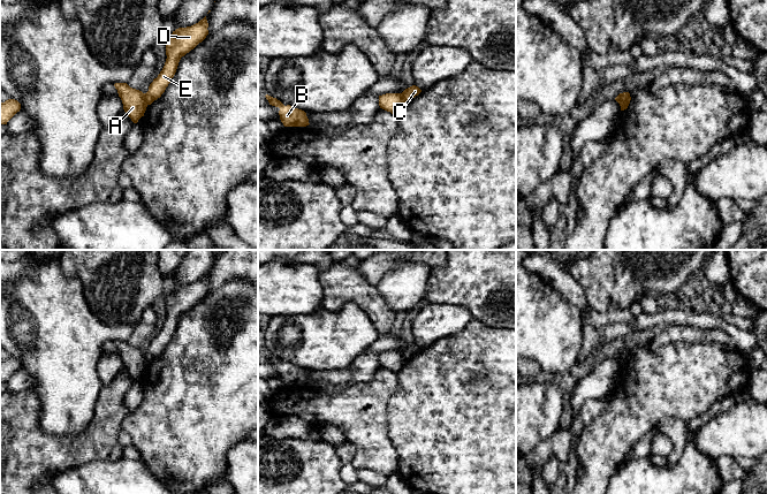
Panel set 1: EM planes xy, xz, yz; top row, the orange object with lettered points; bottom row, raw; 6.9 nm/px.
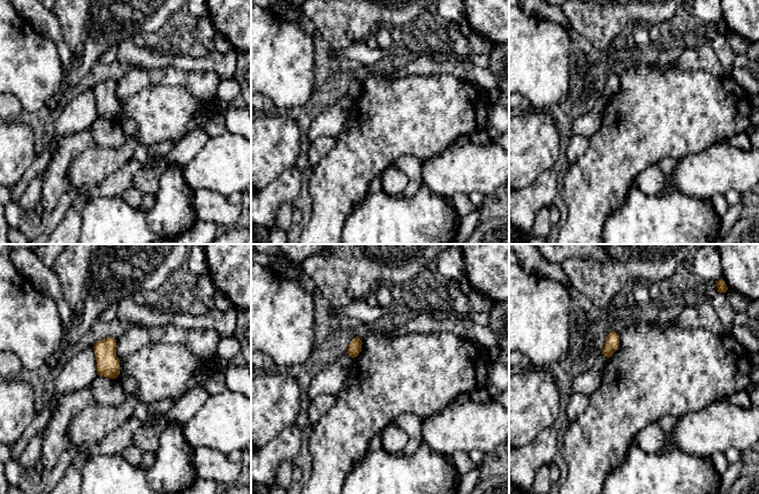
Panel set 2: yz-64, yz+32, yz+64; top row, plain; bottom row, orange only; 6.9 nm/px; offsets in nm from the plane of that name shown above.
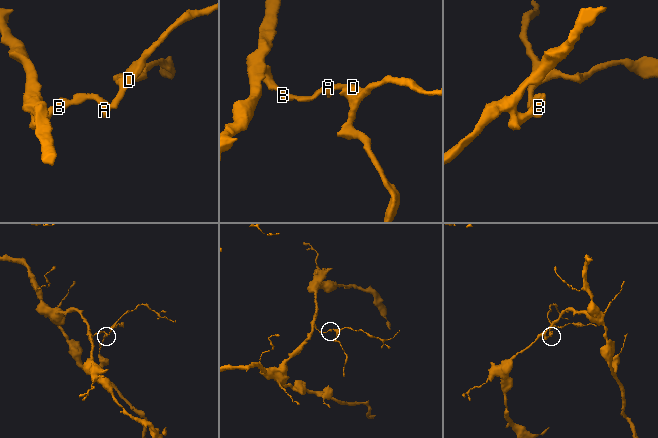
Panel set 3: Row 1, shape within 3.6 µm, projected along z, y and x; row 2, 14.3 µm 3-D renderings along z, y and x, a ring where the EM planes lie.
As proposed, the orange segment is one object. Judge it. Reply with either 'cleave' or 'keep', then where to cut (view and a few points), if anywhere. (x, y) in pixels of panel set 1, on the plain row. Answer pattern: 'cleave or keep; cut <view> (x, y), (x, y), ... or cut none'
cleave; cut xy (144, 351), (144, 358), (147, 362)

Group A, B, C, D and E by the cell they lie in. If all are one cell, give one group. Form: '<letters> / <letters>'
A B / C D E

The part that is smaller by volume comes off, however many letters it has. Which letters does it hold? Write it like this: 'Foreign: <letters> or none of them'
Foreign: C, D, E

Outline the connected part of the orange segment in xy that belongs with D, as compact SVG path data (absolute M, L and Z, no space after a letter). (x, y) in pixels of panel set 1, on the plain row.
M206 274L198 281L179 286L166 298L166 320L157 336L149 344L145 351L145 359L151 363L154 358L161 355L166 345L174 335L179 320L182 314L193 307L208 292L208 281Z

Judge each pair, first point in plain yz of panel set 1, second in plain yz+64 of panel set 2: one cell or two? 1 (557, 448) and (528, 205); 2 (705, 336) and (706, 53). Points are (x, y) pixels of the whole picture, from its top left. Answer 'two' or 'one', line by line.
1: one
2: one

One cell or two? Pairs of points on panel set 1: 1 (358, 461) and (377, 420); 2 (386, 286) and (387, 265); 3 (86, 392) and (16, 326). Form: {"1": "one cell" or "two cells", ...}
{"1": "one cell", "2": "two cells", "3": "one cell"}

